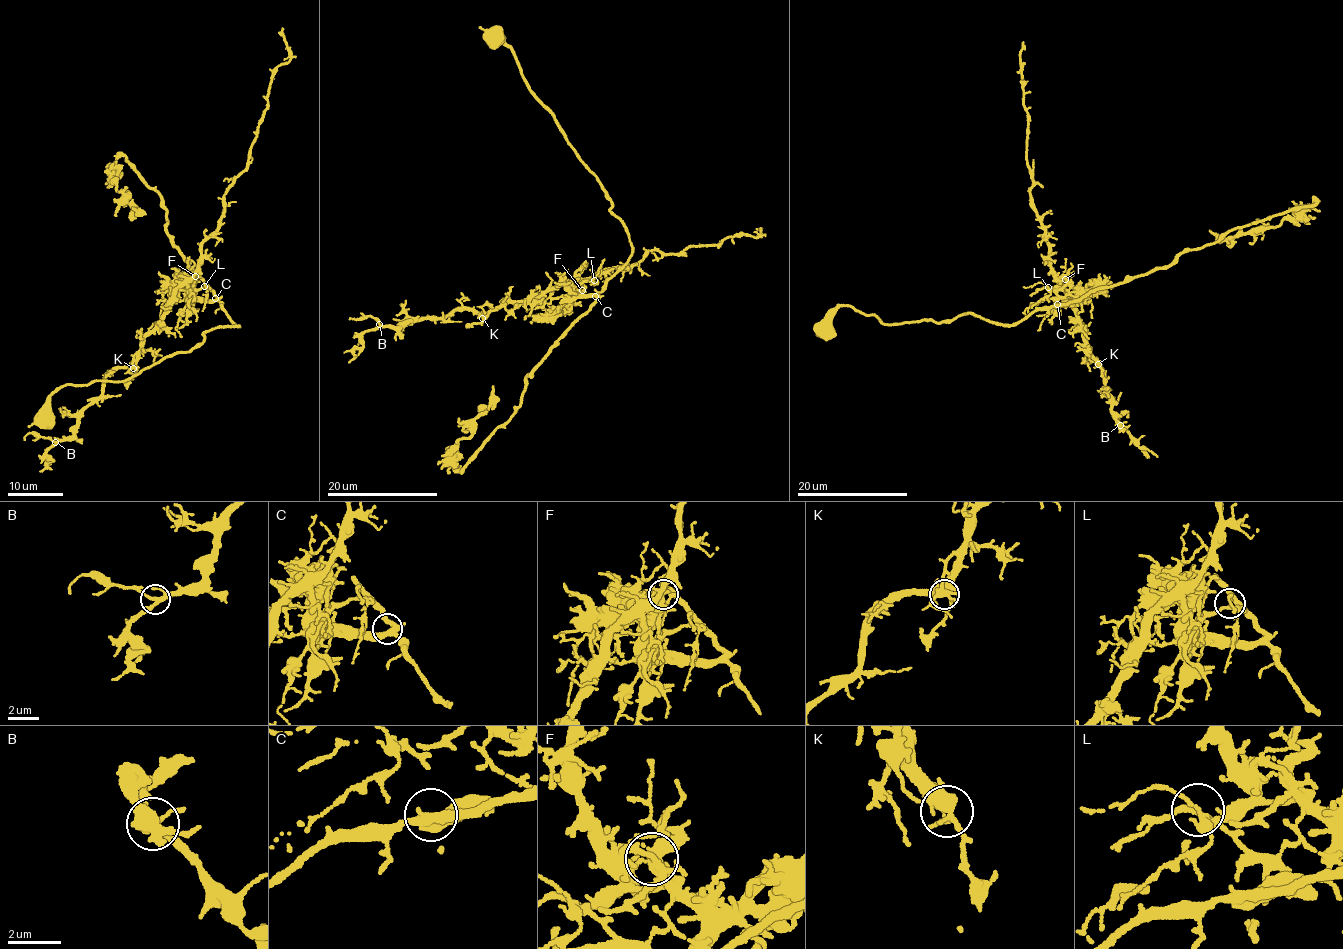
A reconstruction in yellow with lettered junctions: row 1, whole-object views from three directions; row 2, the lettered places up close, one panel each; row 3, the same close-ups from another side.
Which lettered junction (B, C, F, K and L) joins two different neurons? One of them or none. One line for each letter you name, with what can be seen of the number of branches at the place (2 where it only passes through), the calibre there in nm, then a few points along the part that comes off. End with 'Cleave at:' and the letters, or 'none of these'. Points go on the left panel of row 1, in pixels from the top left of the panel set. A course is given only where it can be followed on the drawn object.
F: 4 branches meet; 170 nm thick; foreign part runs (195, 276), (200, 245), (224, 211), (226, 188), (246, 168), (272, 72), (290, 59), (282, 27)
Cleave at: F

